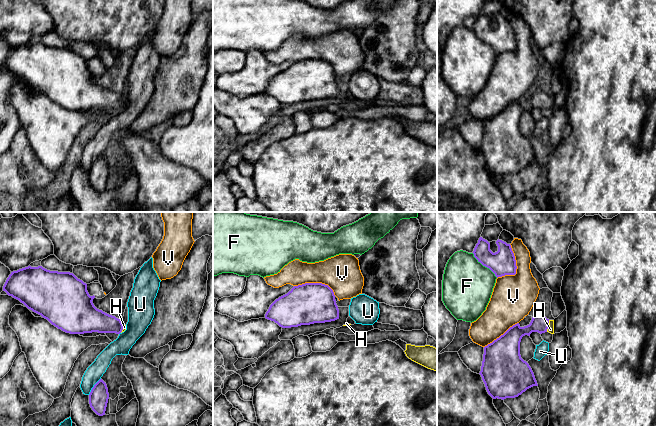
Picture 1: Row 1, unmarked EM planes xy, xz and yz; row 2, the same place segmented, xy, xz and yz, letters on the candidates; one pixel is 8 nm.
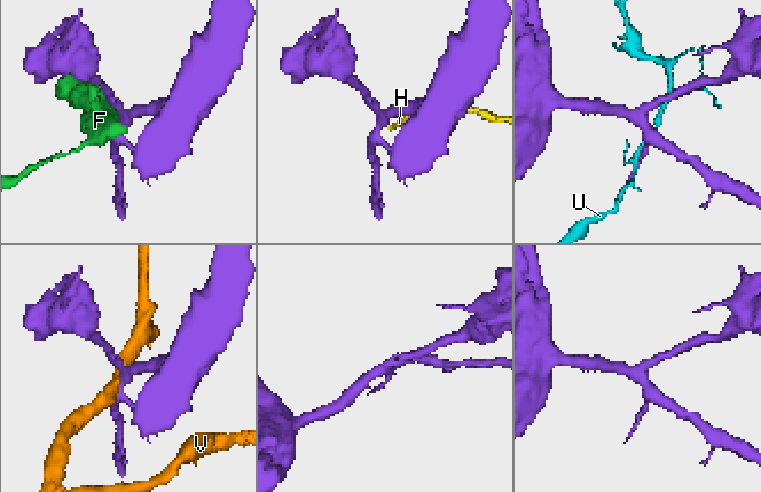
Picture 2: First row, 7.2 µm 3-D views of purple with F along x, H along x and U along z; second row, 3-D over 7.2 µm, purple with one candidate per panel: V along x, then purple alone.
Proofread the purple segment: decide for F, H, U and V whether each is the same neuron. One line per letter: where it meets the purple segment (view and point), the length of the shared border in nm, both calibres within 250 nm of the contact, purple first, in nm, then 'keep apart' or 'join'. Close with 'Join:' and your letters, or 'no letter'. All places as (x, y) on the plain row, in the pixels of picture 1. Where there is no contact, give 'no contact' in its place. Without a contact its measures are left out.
F: yz (484, 41) | 280 nm | 200/420 nm | keep apart
H: yz (548, 102) | 100 nm | 140/50 nm | join
U: xy (94, 162) | 170 nm | 160/140 nm | keep apart
V: yz (516, 44) | 300 nm | 200/340 nm | keep apart
Join: H

